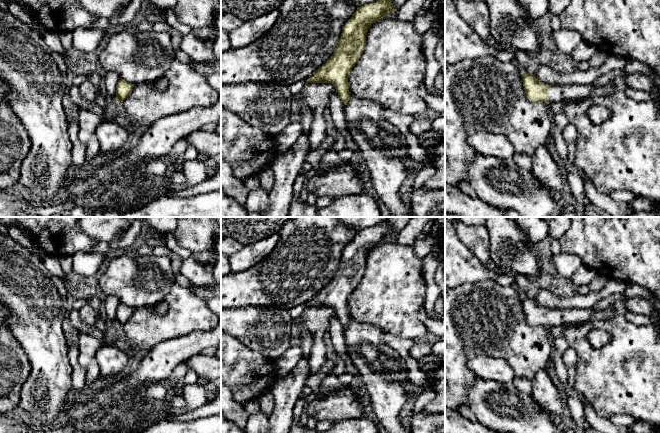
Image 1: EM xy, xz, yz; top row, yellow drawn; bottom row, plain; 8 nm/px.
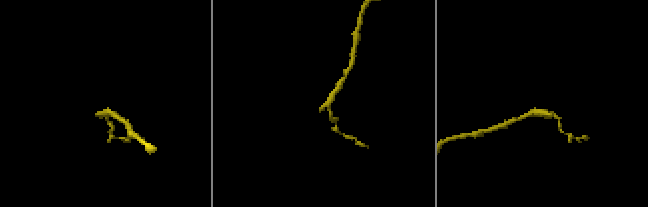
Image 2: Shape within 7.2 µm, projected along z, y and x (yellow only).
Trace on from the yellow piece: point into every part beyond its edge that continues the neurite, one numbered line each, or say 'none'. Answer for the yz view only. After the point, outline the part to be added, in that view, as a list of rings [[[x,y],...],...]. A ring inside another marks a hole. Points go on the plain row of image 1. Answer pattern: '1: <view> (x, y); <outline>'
1: yz (564, 316); [[[560,308],[551,310],[549,316],[549,326],[571,326],[578,323],[587,323],[593,315],[595,310],[589,309],[576,309],[576,308]]]

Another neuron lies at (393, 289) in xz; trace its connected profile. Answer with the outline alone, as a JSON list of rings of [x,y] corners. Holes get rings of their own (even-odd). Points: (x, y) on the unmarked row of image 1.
[[[383,241],[376,247],[372,248],[366,259],[366,269],[364,276],[361,279],[359,285],[355,288],[348,300],[348,312],[351,317],[353,317],[357,322],[376,325],[380,327],[383,331],[391,333],[397,337],[405,339],[413,339],[416,341],[424,341],[429,339],[429,331],[426,328],[425,324],[419,318],[419,310],[424,305],[426,298],[426,282],[422,272],[422,260],[419,259],[411,245],[401,245],[395,241]]]

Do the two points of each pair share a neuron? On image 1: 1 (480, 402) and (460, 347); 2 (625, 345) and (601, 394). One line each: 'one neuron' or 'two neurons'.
1: two neurons
2: one neuron

